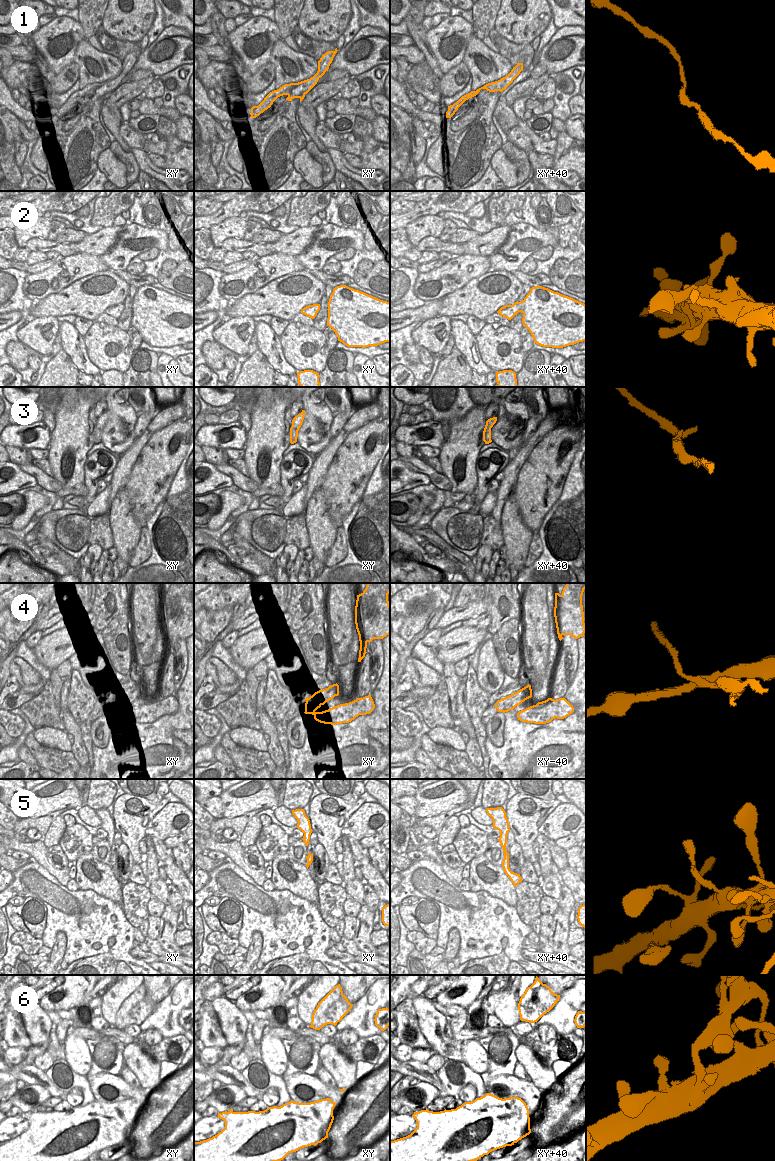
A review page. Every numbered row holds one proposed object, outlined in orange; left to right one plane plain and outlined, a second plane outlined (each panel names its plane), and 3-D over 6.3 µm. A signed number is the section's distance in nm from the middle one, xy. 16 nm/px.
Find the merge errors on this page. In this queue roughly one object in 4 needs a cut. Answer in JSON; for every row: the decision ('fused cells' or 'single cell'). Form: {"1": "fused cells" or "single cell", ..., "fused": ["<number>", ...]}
{"1": "single cell", "2": "single cell", "3": "single cell", "4": "single cell", "5": "single cell", "6": "fused cells", "fused": ["6"]}

